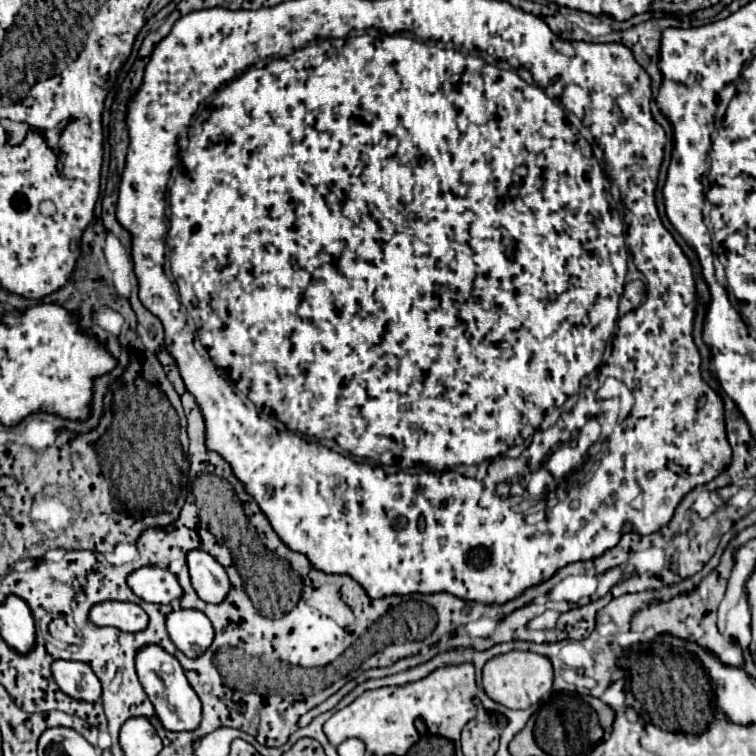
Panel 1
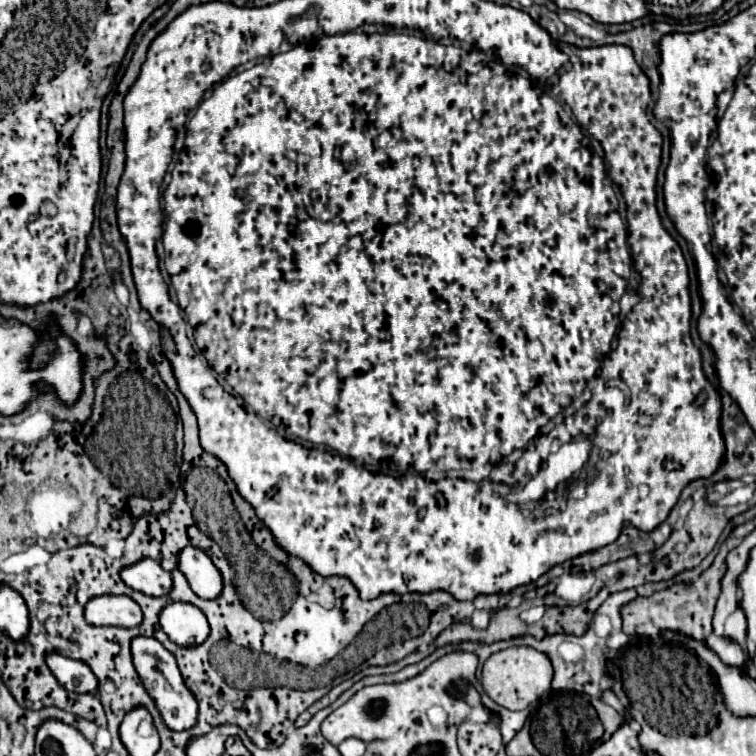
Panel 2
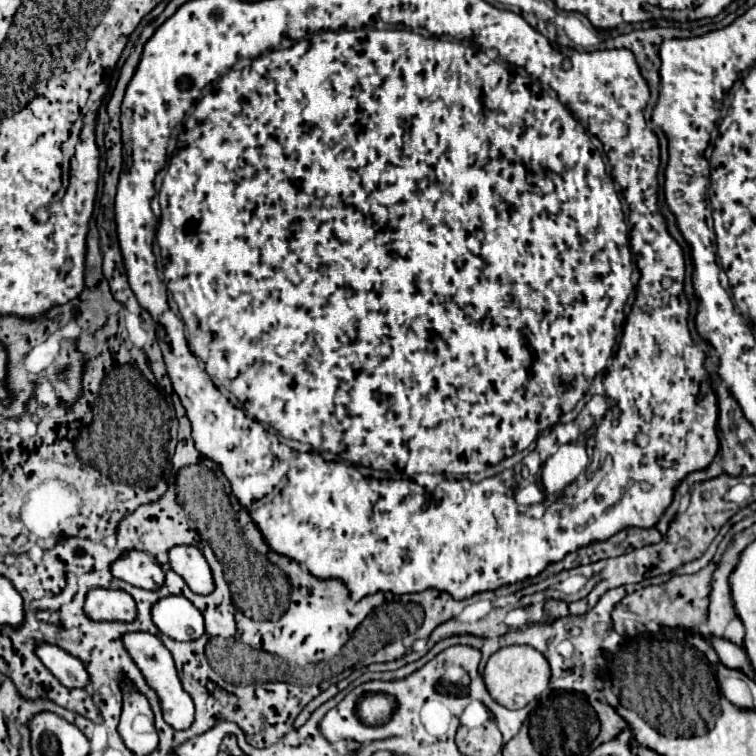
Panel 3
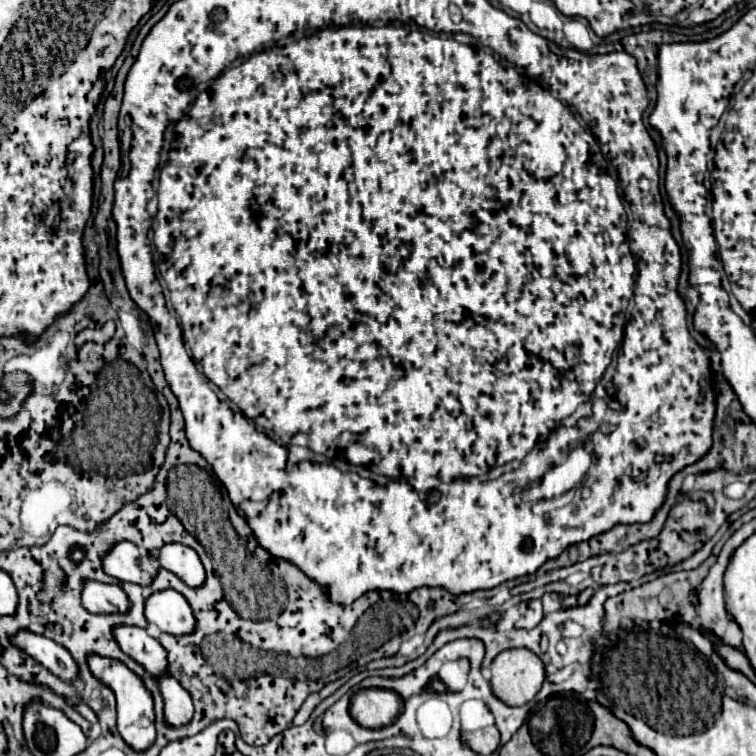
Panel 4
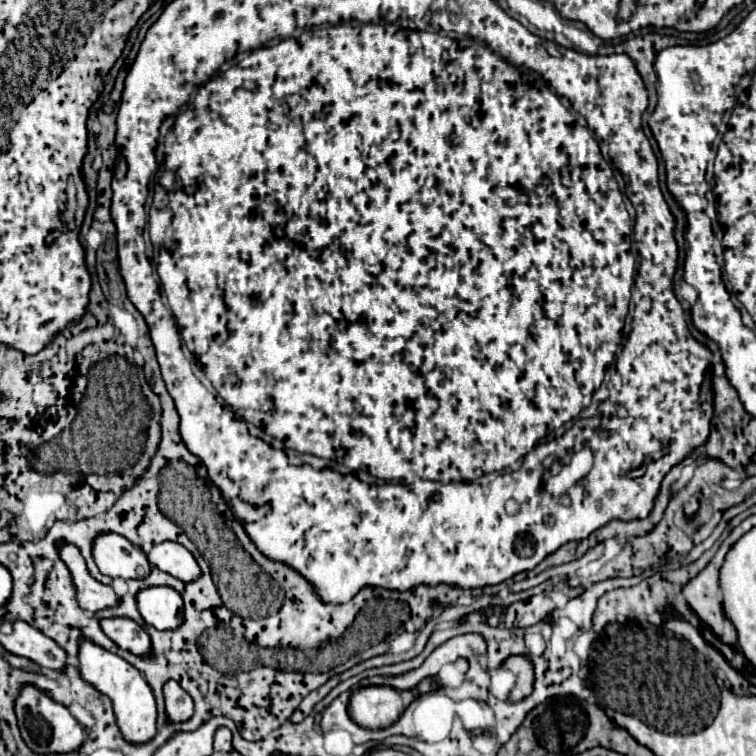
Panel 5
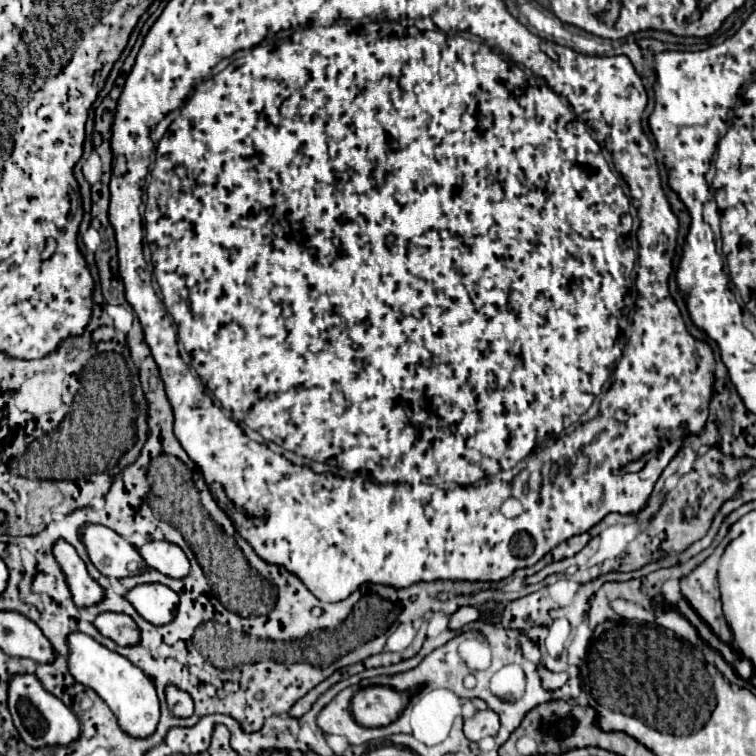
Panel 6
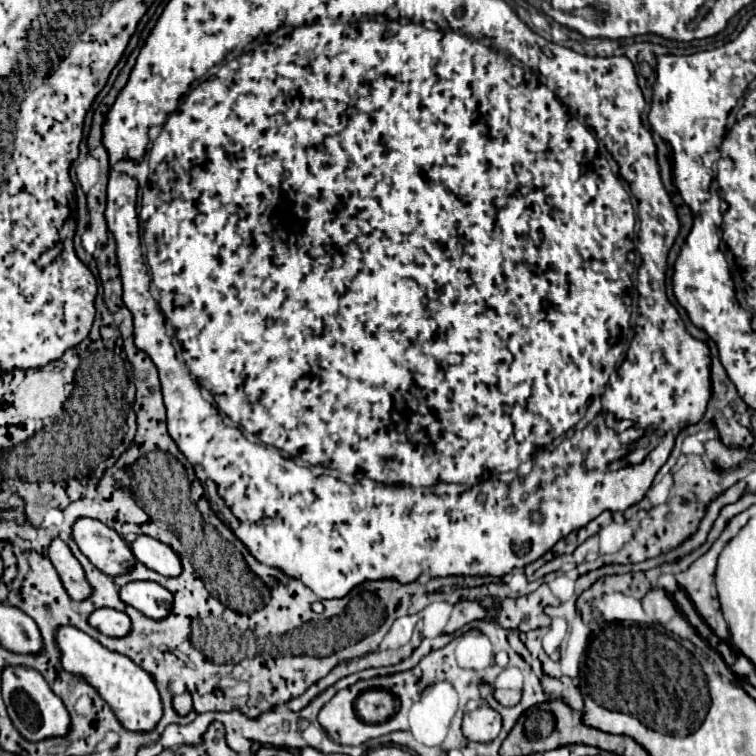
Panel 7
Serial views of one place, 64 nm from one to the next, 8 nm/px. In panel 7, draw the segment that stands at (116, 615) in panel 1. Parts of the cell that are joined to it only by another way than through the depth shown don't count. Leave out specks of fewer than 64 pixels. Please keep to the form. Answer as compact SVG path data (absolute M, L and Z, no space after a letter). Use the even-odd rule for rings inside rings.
M60 538L52 540L48 556L50 556L54 568L58 570L68 596L74 602L82 602L84 598L92 596L92 586L88 586L88 580L84 578L84 568L80 566L80 562L76 560L76 556L72 554L72 550L68 548L66 542L62 542Z

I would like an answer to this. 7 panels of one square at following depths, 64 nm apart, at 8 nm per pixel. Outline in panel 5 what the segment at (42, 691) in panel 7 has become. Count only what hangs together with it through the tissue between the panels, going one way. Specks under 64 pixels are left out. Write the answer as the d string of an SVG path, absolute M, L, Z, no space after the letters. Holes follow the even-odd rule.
M26 686L16 698L16 716L24 742L36 754L70 754L78 750L86 740L86 732L70 714L70 710L62 704L56 704L52 698L48 698L34 686Z

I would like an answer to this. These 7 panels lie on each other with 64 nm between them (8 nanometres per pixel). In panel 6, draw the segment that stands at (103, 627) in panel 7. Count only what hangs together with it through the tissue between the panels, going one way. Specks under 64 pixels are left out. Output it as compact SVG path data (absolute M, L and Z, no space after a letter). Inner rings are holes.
M100 614L94 620L94 626L102 636L114 640L118 646L136 646L136 642L140 642L140 630L136 622L126 614Z

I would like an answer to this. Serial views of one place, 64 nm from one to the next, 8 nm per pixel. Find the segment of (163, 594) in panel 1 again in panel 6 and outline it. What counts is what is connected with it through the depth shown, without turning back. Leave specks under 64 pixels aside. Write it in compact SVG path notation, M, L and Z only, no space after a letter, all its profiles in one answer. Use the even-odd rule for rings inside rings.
M84 526L82 542L90 554L94 566L110 578L128 578L142 572L144 560L136 546L120 538L114 530L106 526Z

